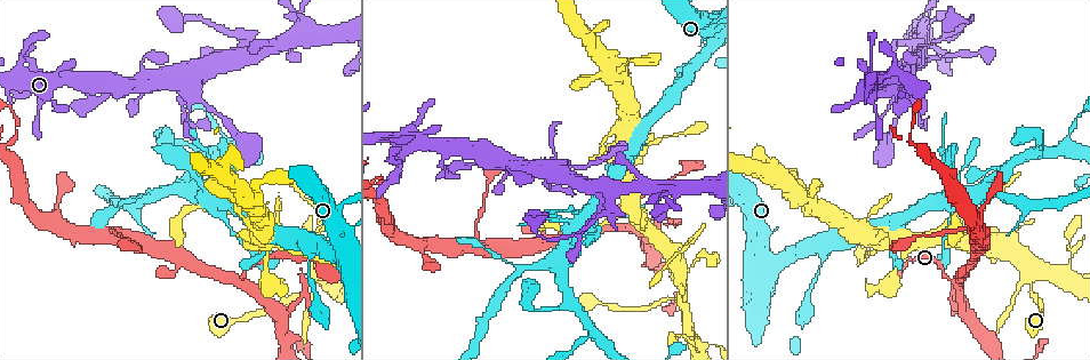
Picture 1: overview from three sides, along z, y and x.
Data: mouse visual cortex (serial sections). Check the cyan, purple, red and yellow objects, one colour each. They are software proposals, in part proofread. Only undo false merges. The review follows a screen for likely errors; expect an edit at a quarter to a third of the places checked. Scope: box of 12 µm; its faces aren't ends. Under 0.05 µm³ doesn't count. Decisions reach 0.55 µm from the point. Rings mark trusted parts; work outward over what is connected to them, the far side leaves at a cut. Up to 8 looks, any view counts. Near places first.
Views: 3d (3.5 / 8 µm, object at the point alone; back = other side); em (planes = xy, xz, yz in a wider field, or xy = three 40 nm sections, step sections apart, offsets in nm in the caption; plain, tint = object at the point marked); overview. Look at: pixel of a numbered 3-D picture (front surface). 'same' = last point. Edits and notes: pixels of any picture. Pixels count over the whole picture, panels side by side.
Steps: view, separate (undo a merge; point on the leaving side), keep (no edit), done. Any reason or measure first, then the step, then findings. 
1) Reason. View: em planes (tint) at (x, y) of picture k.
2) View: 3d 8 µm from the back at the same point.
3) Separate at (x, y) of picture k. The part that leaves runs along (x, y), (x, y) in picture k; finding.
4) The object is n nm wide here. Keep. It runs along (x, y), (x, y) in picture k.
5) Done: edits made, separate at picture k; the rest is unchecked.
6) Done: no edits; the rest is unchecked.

Abrupt turn. View: 3d 3.5 µm at (295, 303) of picture 1.

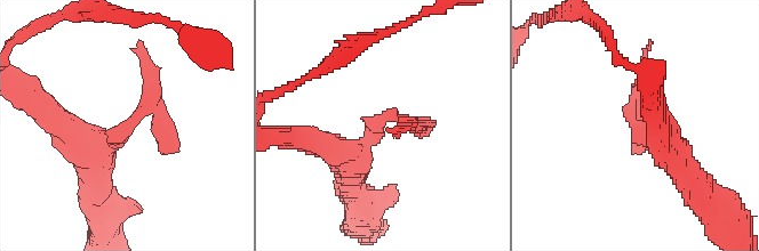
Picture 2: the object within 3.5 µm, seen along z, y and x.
Shape alone is not enough. View: em xy step 1 (tint) at (131, 125) of picture 2.

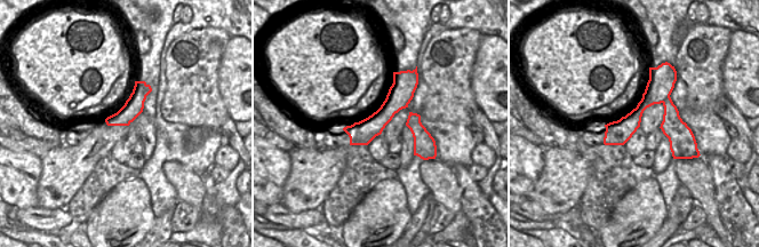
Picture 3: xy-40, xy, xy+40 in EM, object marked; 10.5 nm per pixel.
Separate at (144, 57) of picture 2. A second cell is stuck on.

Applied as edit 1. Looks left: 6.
See it whole again. View: overview.

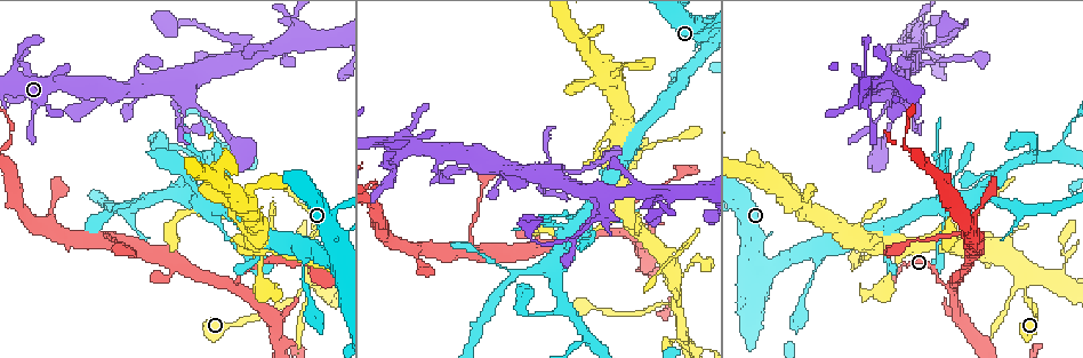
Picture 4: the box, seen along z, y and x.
Sharp bend. View: 3d 8 µm at (309, 282) of picture 4.

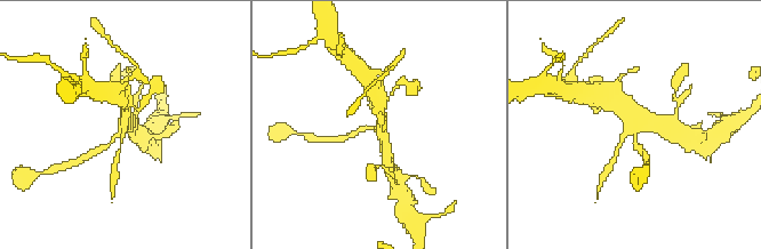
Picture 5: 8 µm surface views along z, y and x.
View: em xy step 5 (tint) at (376, 127) of picture 5.

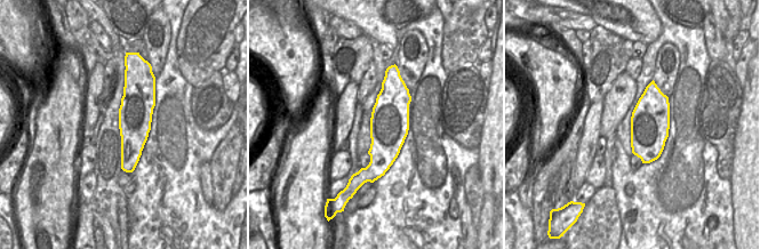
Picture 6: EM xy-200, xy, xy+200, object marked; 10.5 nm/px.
Keep. It runs along (639, 151), (633, 122), (614, 98) in picture 5; all the same cell.

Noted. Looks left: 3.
Thick turns thin. View: 3d 3.5 µm at (264, 252) of picture 4.

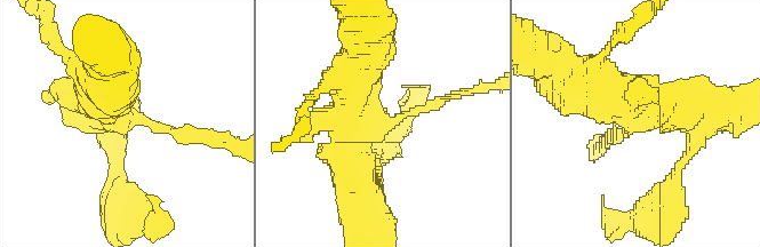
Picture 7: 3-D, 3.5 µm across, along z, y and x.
The arms are 150, 500 nm wide. View: em xy step 2 (tint) at (388, 119) of picture 7.

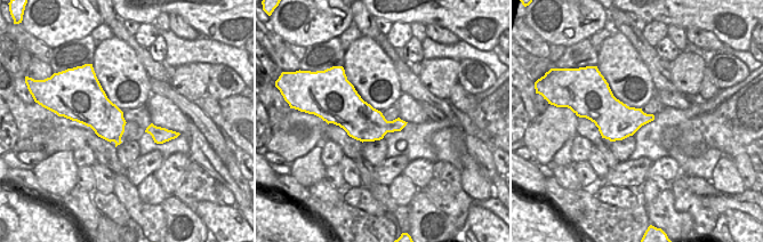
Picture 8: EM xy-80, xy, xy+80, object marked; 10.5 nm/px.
Keep. It runs along (352, 174), (349, 144), (454, 95) in picture 7; one cell here.

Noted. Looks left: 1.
Done: edits made, separate at picture 2; the rest is unchecked.

